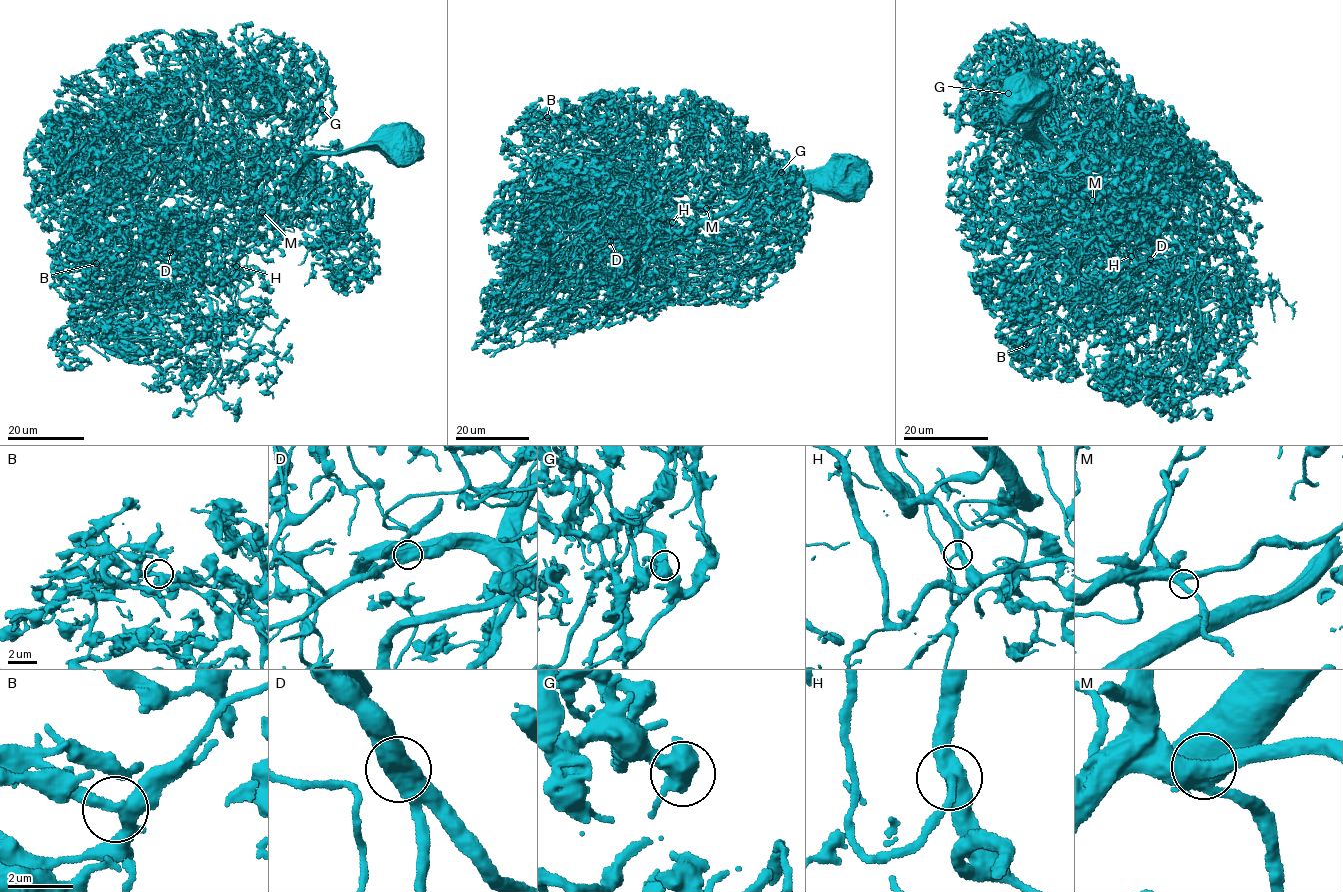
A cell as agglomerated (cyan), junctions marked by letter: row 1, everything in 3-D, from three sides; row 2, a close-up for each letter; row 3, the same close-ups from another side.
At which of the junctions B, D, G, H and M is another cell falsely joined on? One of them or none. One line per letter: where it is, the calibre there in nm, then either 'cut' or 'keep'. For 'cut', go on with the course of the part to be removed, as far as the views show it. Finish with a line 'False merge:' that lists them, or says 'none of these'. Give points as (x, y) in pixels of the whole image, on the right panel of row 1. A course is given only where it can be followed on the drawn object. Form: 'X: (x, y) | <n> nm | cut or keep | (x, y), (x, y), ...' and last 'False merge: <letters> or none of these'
B: (1026, 344) | 360 nm | keep
D: (1150, 259) | 400 nm | keep
G: (1008, 93) | 420 nm | keep
H: (1131, 256) | 400 nm | keep
M: (1092, 200) | 440 nm | keep
False merge: none of these

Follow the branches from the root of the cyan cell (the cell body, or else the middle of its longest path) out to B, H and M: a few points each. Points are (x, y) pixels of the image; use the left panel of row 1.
B: (394, 139), (309, 157), (220, 245), (203, 223), (169, 249), (150, 250), (141, 276), (123, 246), (97, 263)
H: (394, 139), (375, 137), (362, 147), (309, 157), (220, 245), (214, 246), (205, 229), (235, 249), (236, 266)
M: (394, 139), (375, 137), (362, 147), (309, 157), (220, 245), (205, 229), (232, 242), (252, 214), (262, 212)

